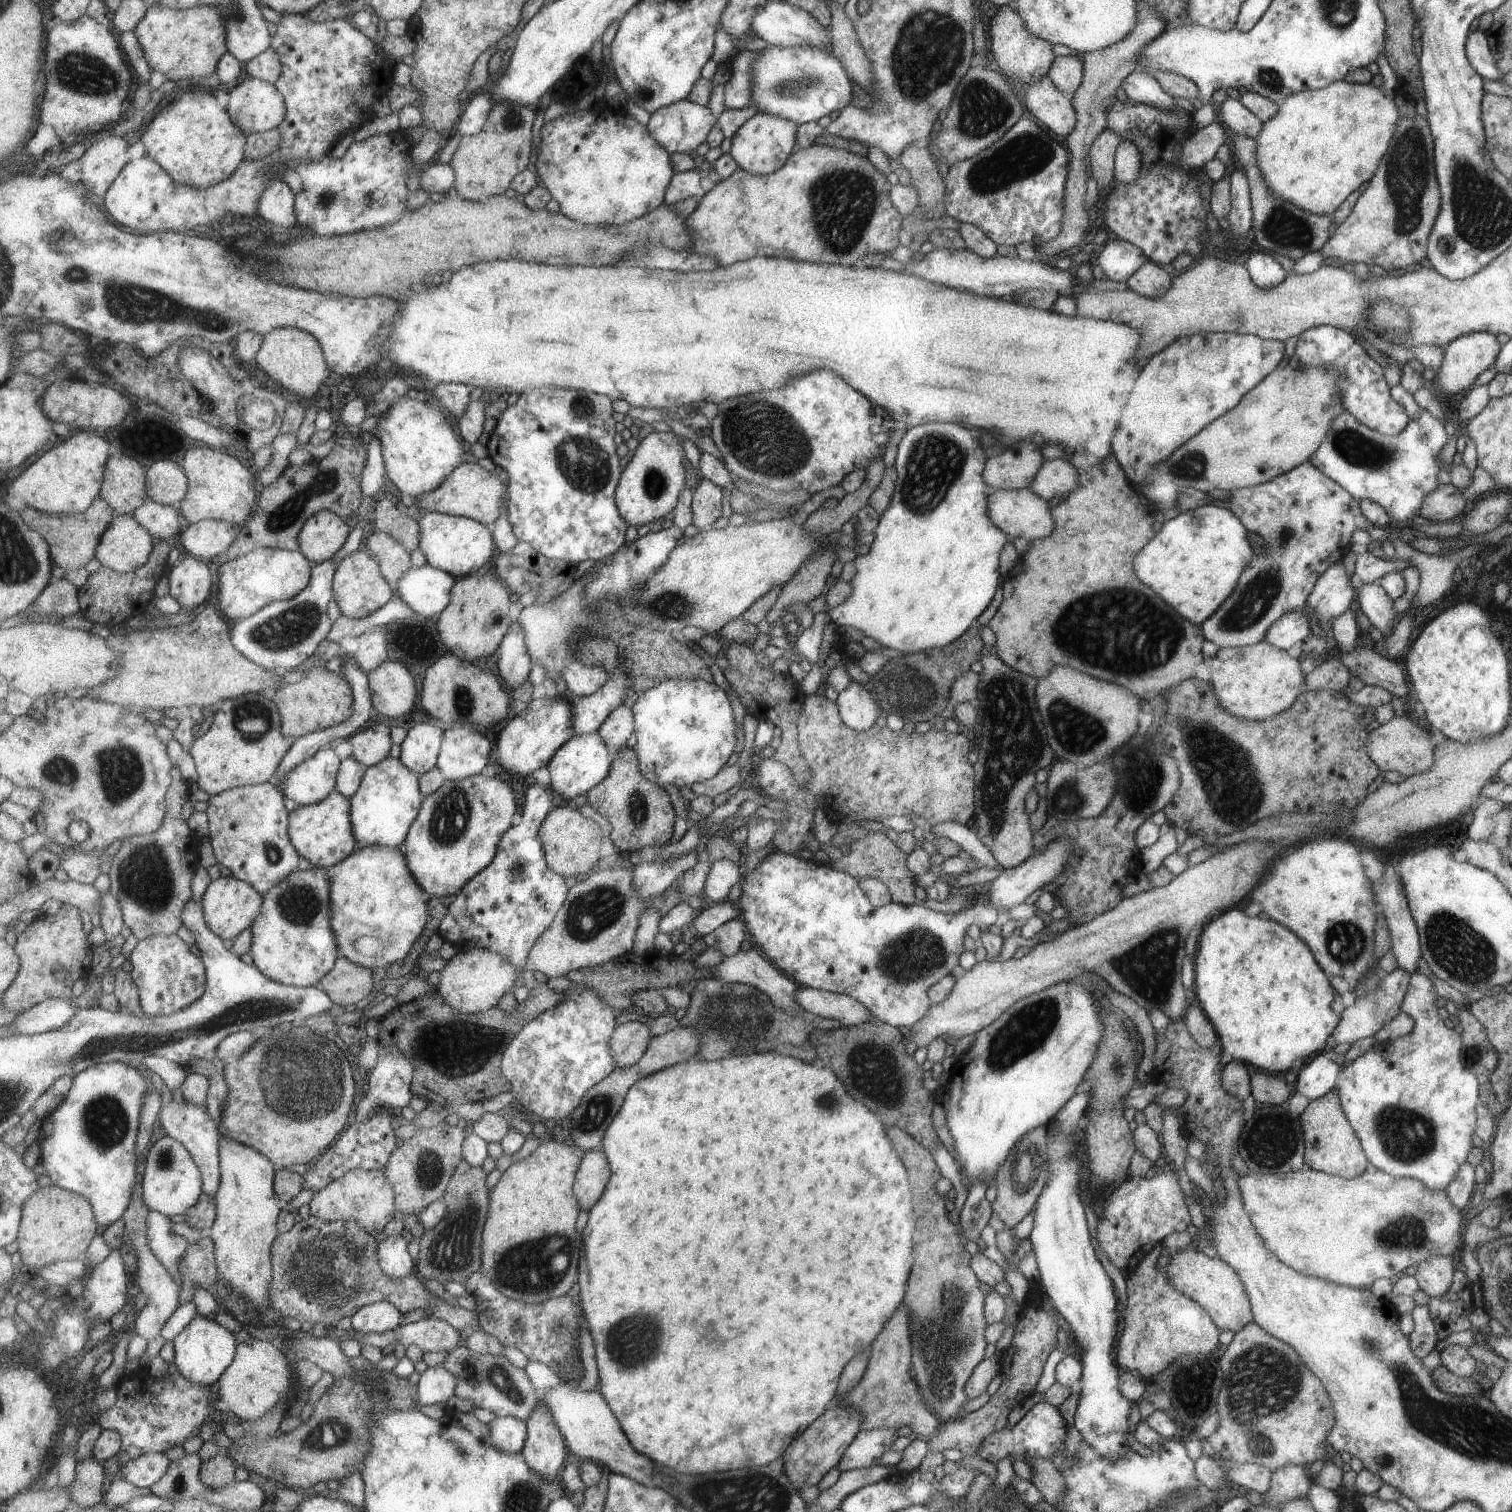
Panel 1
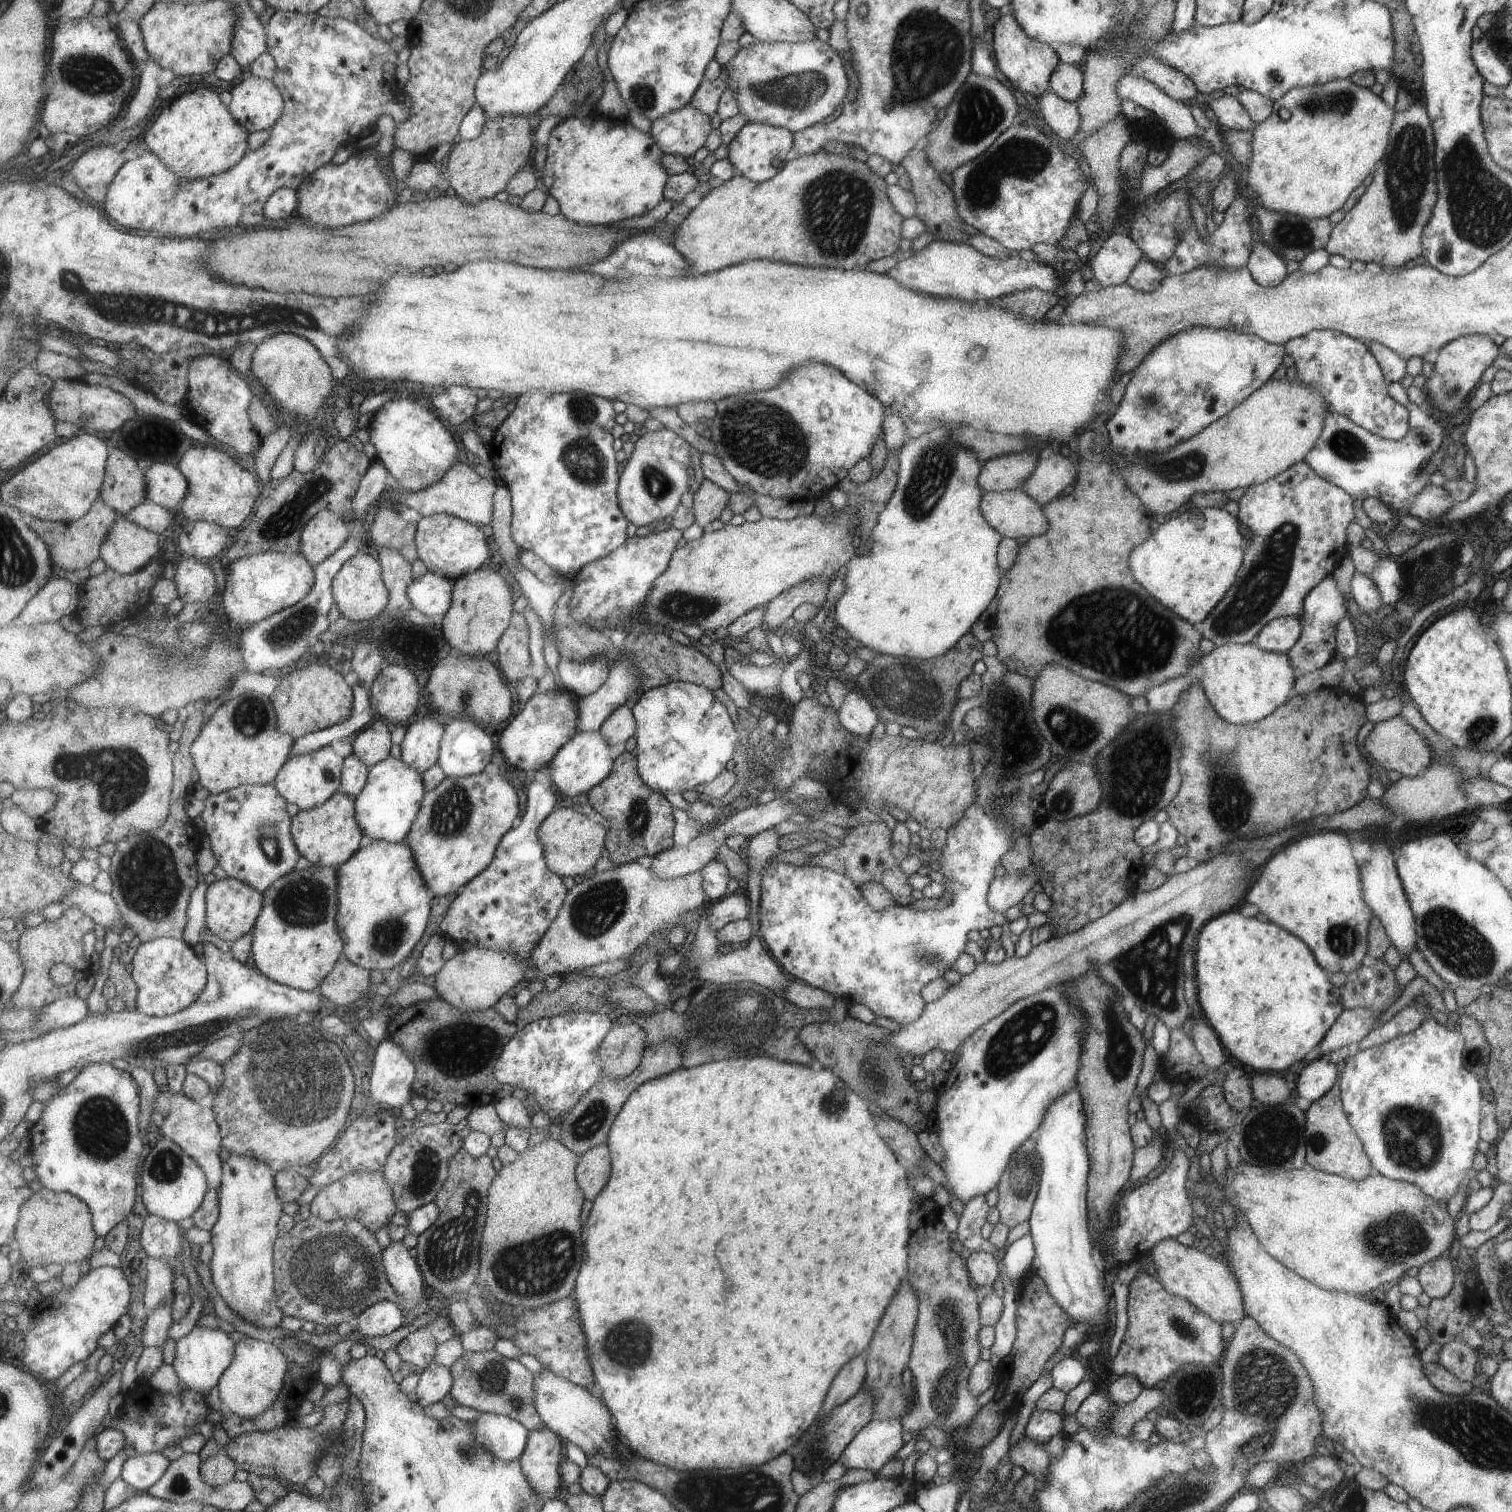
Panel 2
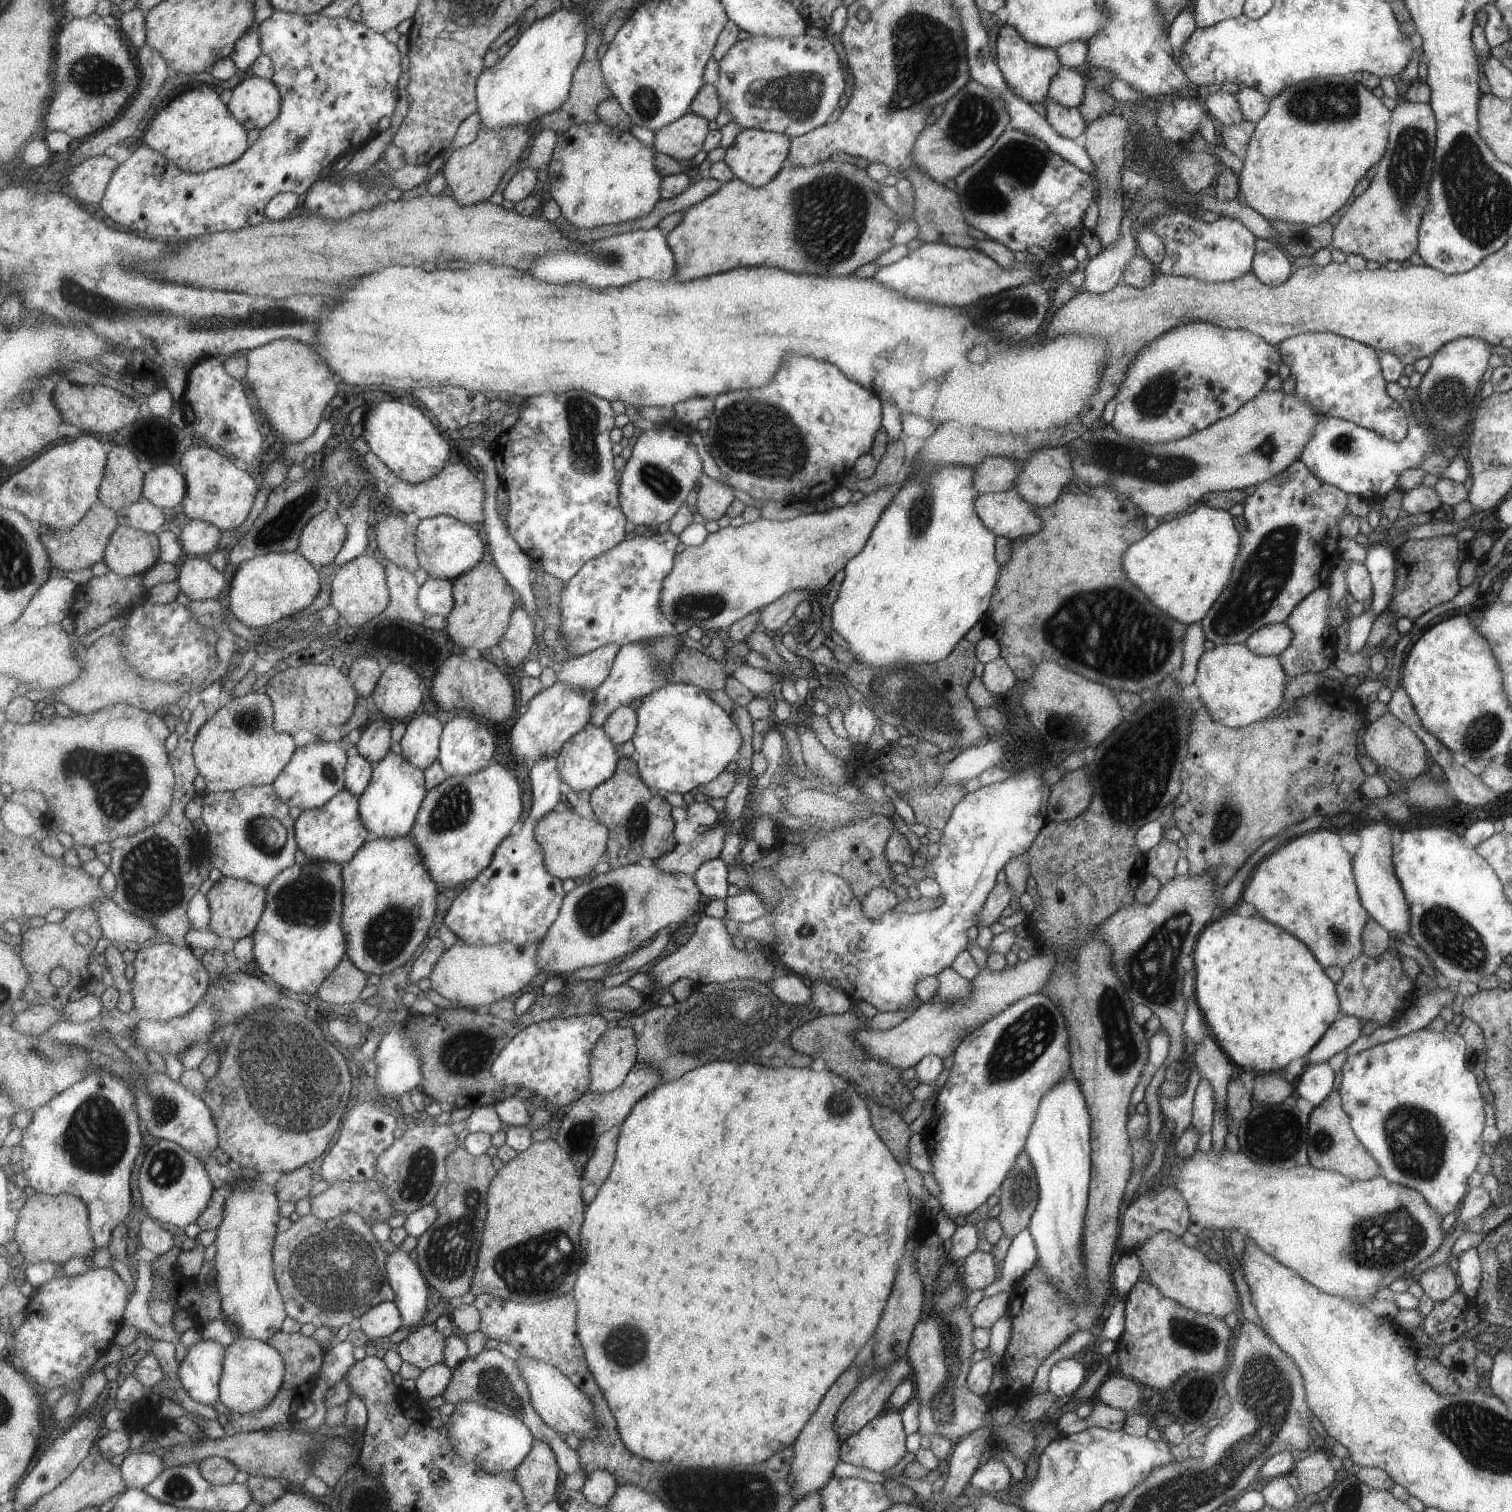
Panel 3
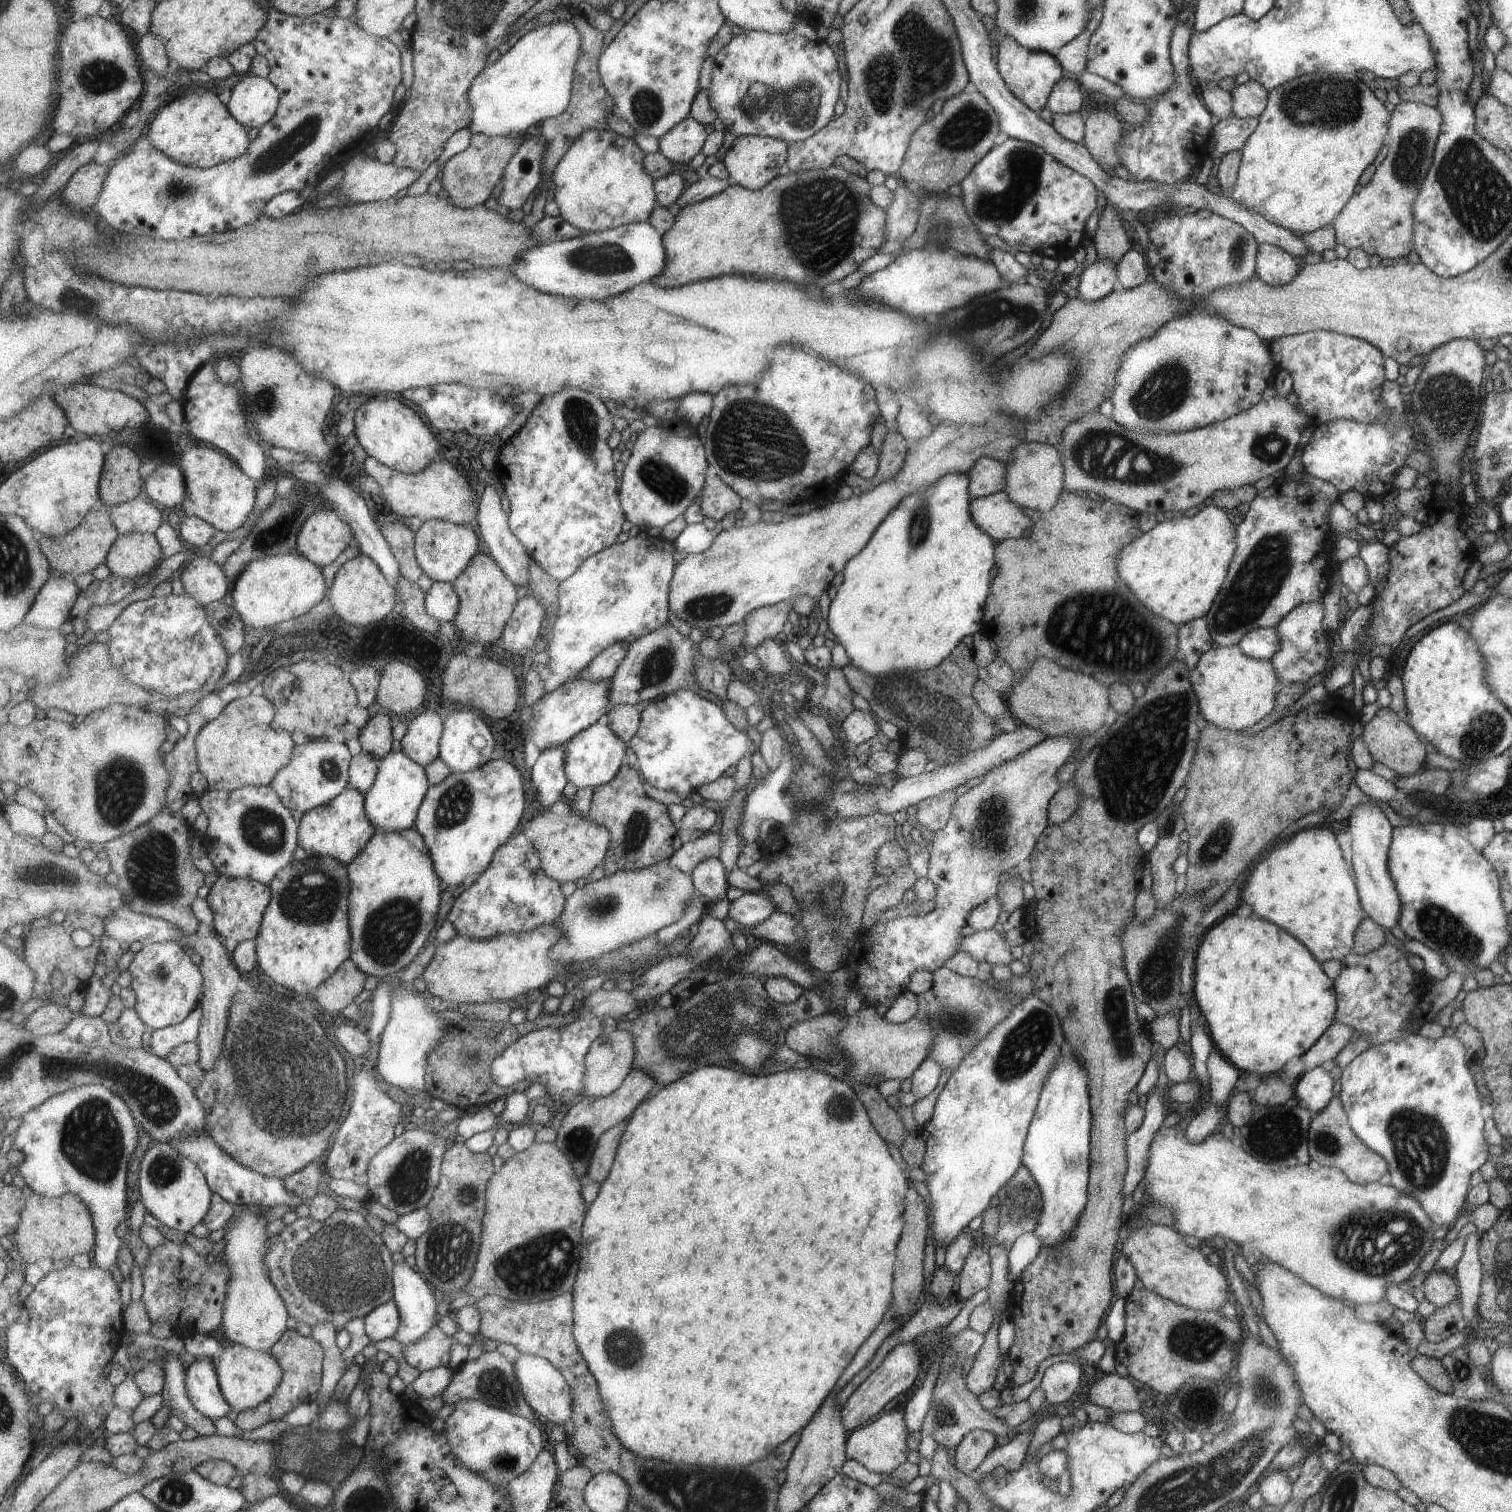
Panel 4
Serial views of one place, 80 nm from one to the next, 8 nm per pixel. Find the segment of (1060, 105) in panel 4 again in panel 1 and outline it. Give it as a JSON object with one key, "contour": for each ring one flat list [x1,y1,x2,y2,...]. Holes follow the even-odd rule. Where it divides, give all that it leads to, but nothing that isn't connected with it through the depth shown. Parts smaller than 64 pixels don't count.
{"contour":[[1079,55,1055,56,1046,76,1060,93,1071,99,1082,79,1082,61]]}

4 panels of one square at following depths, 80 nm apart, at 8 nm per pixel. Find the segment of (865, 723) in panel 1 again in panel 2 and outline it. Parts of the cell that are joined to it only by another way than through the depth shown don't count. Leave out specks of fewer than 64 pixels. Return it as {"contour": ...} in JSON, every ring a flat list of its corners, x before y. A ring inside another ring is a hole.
{"contour":[[855,689,844,696,836,713,839,715,840,725,851,734,859,736,869,735,879,719,863,693]]}

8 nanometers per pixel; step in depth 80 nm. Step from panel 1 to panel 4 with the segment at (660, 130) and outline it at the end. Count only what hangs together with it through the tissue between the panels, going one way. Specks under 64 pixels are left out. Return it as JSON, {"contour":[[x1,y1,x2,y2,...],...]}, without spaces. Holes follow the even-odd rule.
{"contour":[[691,115,659,140,659,150,674,163,690,164,705,146,707,130]]}

